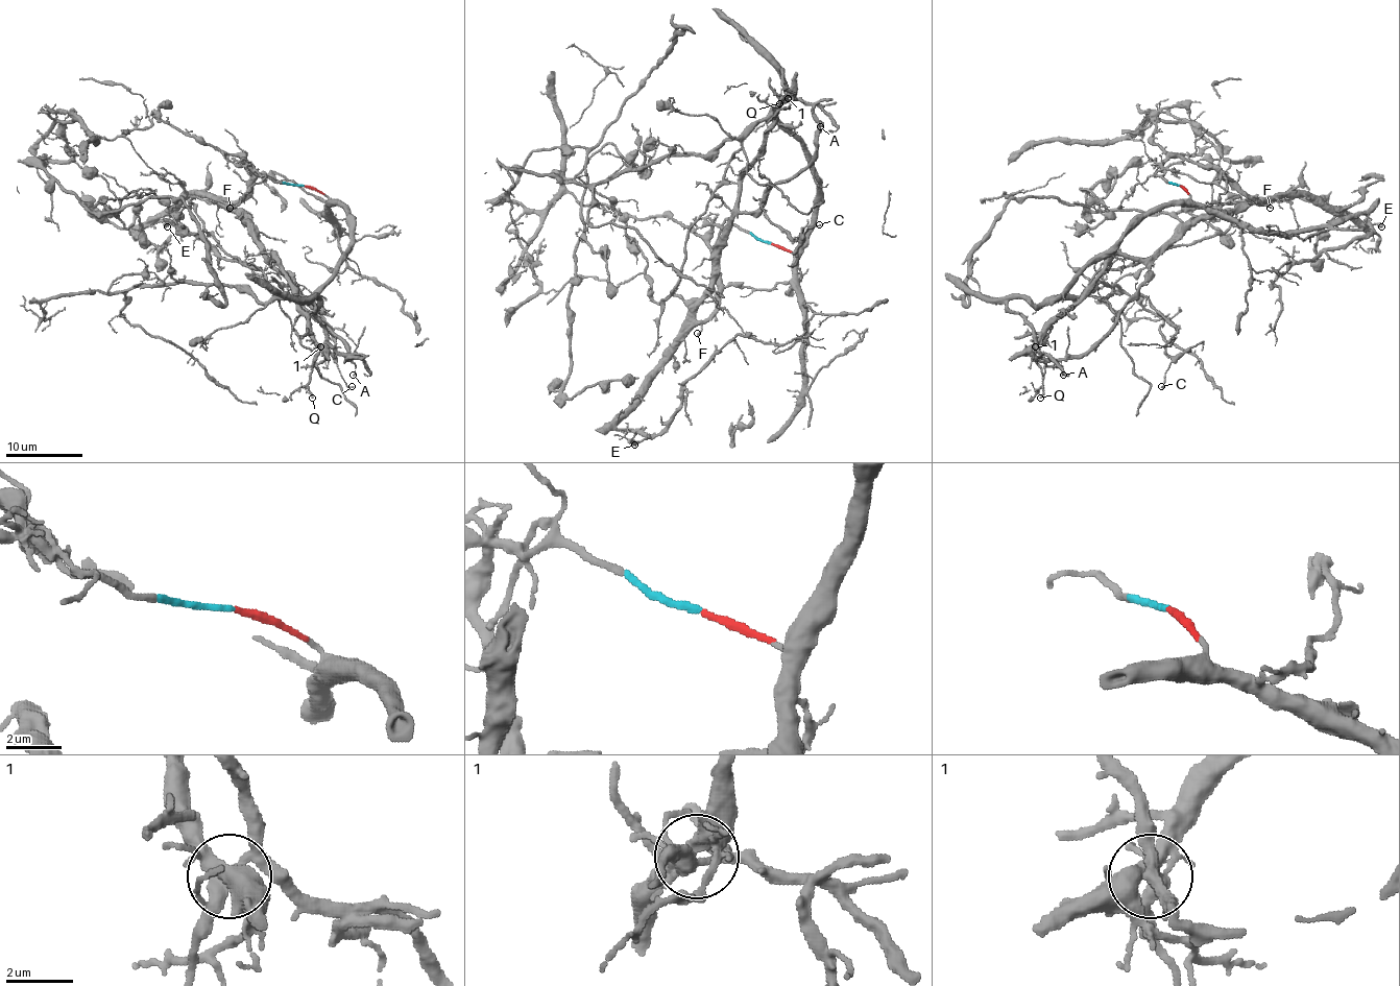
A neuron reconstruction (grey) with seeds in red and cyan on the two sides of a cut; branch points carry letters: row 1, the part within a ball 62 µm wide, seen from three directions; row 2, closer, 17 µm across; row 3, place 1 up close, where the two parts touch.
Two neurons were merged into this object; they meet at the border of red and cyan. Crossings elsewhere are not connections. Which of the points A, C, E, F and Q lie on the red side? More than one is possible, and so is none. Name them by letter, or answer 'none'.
Q

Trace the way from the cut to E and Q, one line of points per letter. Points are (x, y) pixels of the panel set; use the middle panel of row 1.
E: (770, 243), (735, 225), (720, 234), (711, 248), (718, 307), (689, 332), (616, 426), (634, 434), (634, 446)
Q: (772, 243), (798, 248), (818, 177), (806, 148), (777, 118), (781, 70), (793, 97), (779, 102)

